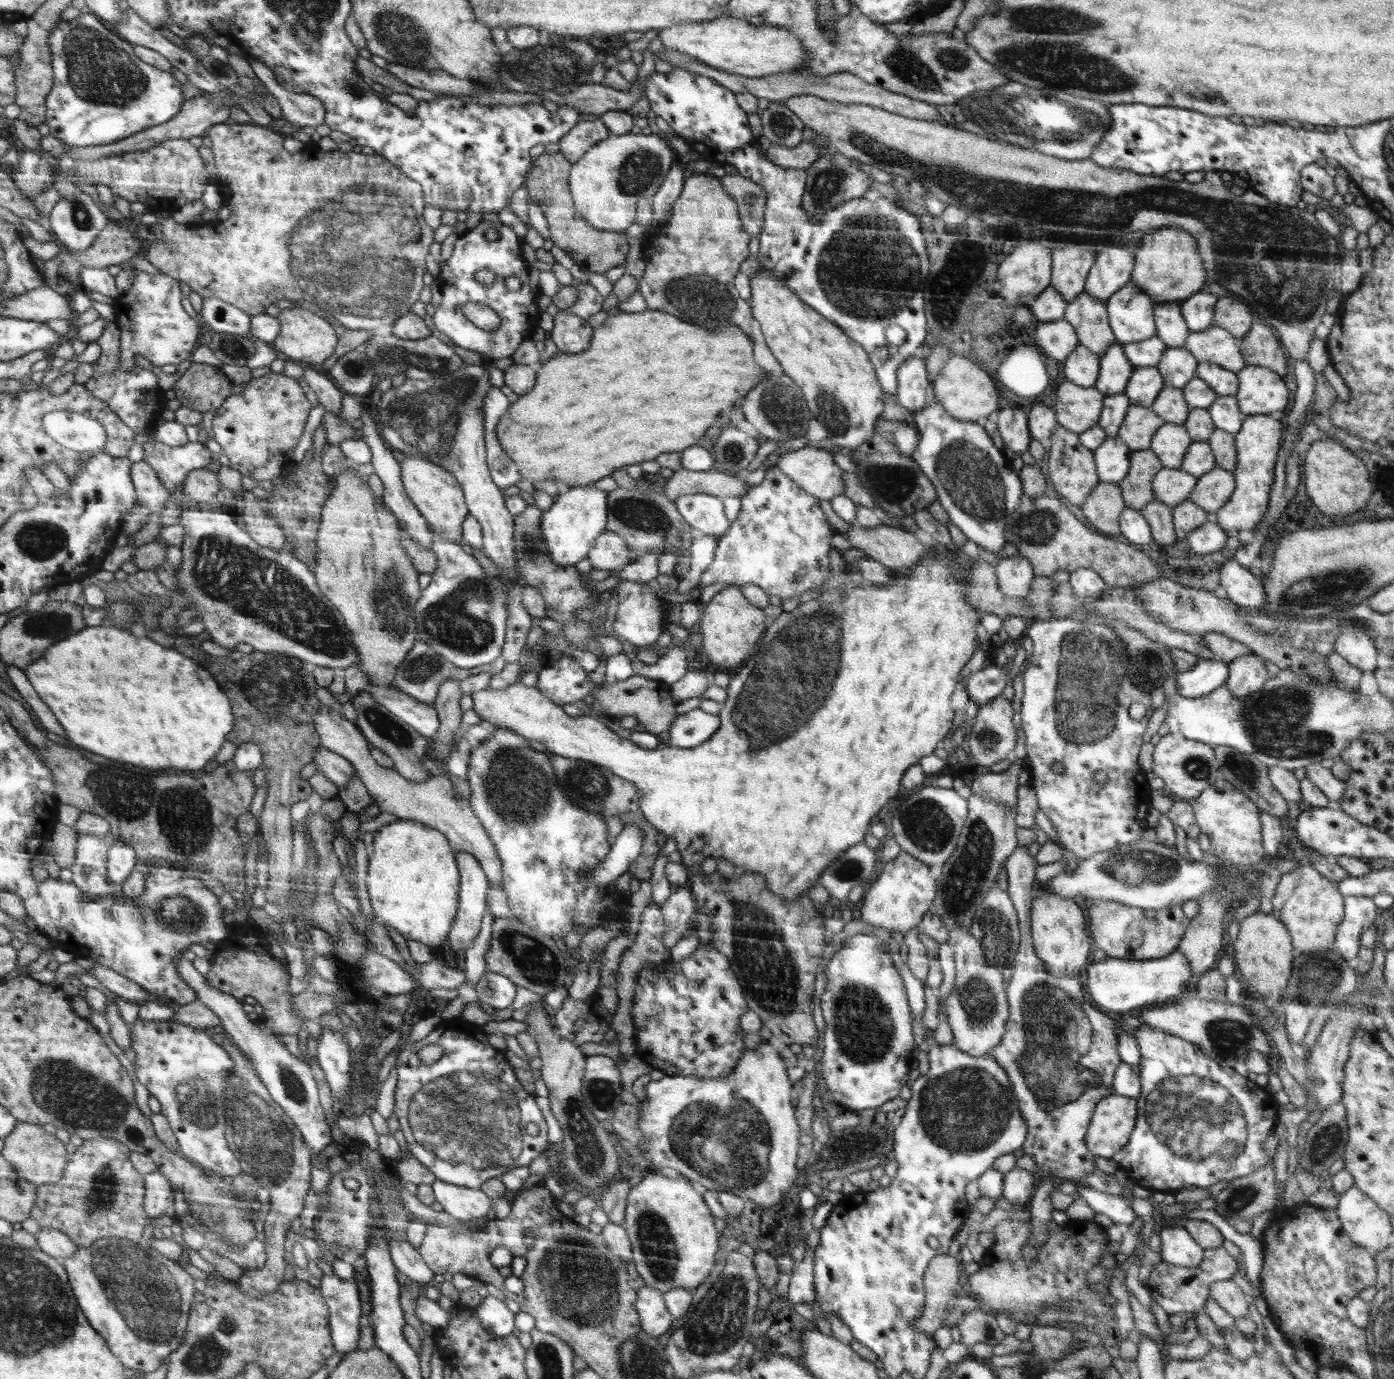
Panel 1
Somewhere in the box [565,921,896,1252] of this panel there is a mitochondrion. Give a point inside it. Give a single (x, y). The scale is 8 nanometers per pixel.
(727, 1143)

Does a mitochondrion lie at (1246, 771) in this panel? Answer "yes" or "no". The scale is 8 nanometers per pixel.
yes

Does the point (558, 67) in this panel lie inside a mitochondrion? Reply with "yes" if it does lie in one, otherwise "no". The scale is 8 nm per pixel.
yes

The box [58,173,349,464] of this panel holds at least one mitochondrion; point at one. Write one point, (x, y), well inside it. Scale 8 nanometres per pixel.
(82, 216)

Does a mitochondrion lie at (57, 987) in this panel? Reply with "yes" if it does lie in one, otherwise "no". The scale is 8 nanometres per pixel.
no

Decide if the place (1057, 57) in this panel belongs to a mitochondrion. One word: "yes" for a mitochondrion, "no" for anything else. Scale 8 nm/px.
yes

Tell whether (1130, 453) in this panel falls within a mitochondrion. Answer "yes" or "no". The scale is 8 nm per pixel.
no

